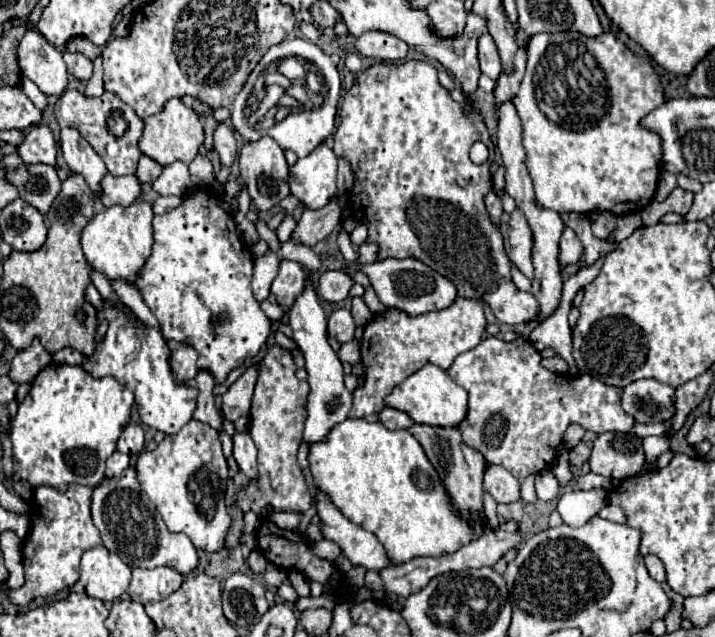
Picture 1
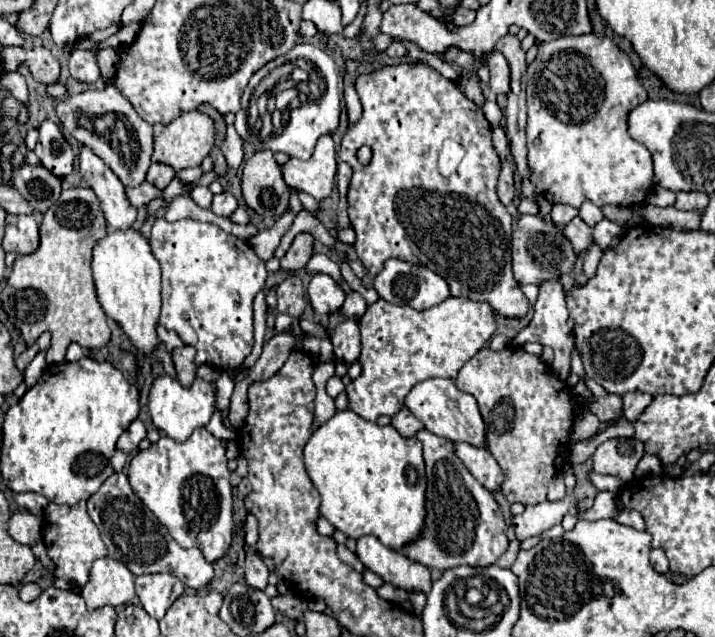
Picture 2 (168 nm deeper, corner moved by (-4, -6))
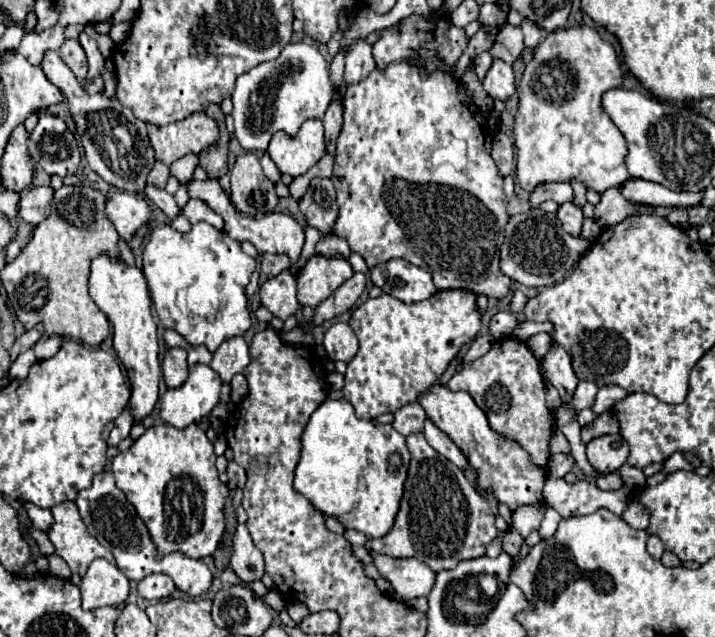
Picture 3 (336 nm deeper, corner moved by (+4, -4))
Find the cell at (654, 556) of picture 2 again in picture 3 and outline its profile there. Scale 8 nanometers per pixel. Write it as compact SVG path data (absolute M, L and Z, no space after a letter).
M650 535L650 537L648 537L648 553L650 553L654 559L660 559L662 553L664 553L664 543L662 543L656 535Z

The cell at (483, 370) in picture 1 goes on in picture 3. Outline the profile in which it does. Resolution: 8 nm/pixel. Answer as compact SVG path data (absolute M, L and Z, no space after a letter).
M520 339L494 341L490 351L480 359L462 365L446 385L450 391L468 391L476 405L488 415L490 427L500 435L518 441L532 457L532 463L546 465L550 451L548 441L554 431L554 415L546 407L546 385L540 373L540 361Z

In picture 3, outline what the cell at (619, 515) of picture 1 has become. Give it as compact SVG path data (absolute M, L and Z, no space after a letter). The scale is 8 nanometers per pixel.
M632 503L632 505L624 511L622 519L624 519L628 525L632 525L634 529L648 529L650 513L648 513L648 509L644 509L644 505Z

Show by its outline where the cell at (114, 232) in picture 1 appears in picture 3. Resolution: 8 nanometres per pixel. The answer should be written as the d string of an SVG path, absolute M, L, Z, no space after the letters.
M100 255L92 261L90 275L90 297L94 303L106 313L108 321L114 327L114 351L122 365L128 371L128 379L132 385L130 397L130 413L136 421L148 417L158 401L158 383L160 383L160 361L158 361L158 333L156 323L150 311L150 293L146 287L144 273L136 267L128 267L124 261L114 263L110 257Z

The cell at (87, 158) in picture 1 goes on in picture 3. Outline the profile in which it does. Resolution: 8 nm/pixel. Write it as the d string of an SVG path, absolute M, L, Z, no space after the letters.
M112 191L108 193L108 203L106 203L106 215L114 223L118 235L130 243L134 233L156 219L154 211L150 209L148 201L140 195L132 193L122 193L122 191Z

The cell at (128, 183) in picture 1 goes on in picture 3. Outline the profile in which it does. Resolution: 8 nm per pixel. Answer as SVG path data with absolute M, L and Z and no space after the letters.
M148 185L148 187L144 189L144 195L148 195L148 199L150 199L158 209L162 209L170 219L176 219L176 215L180 213L180 207L176 205L174 197L172 197L170 193L166 193L164 189L156 189L154 185Z

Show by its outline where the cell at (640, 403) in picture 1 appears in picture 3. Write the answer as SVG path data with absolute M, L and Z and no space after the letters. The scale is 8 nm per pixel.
M604 385L598 393L596 393L596 399L594 399L594 405L592 405L592 411L596 415L602 415L606 411L612 409L614 403L618 403L620 399L626 397L626 391L620 389L618 385Z

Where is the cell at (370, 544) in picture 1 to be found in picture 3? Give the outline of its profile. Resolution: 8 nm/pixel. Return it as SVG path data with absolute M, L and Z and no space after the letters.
M372 553L372 557L380 575L392 583L398 601L410 601L432 591L436 573L428 565L424 565L424 561L394 559L376 553Z

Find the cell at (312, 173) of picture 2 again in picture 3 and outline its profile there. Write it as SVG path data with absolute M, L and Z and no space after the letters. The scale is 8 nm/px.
M304 121L296 137L288 137L286 133L274 133L266 153L276 163L280 173L288 173L292 177L304 175L326 153L322 121Z

